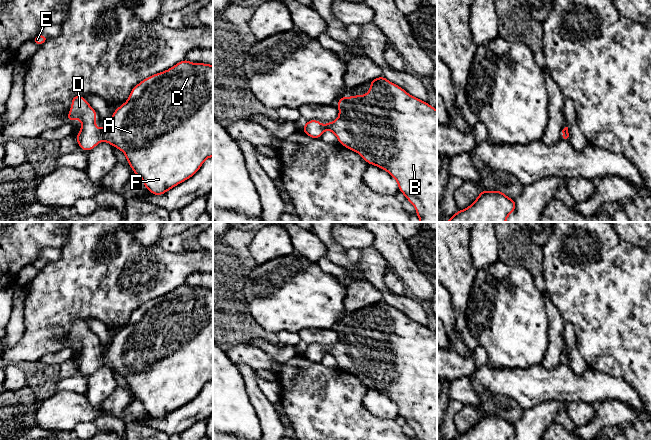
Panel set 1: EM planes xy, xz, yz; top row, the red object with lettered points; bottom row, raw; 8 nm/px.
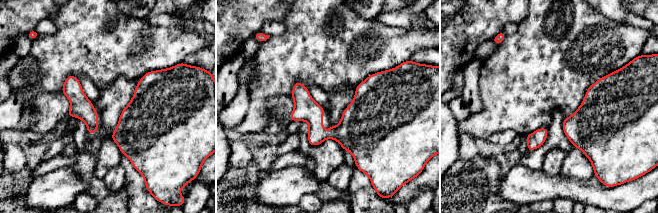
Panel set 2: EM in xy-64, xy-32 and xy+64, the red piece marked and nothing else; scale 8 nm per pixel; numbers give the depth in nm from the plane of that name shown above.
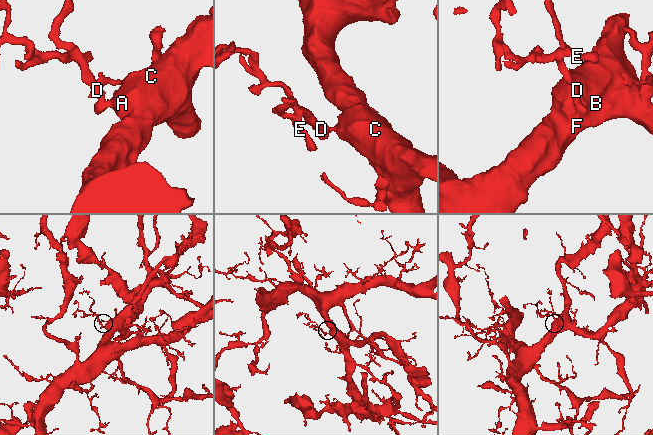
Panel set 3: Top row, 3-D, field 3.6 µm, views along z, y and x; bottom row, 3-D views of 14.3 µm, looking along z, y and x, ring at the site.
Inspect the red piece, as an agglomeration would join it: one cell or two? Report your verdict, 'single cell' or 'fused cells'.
single cell

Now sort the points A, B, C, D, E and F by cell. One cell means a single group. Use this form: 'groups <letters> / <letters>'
groups A B C D E F

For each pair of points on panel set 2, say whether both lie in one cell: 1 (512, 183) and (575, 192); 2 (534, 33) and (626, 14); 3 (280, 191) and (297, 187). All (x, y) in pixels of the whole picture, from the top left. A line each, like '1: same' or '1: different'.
1: same
2: different
3: same

